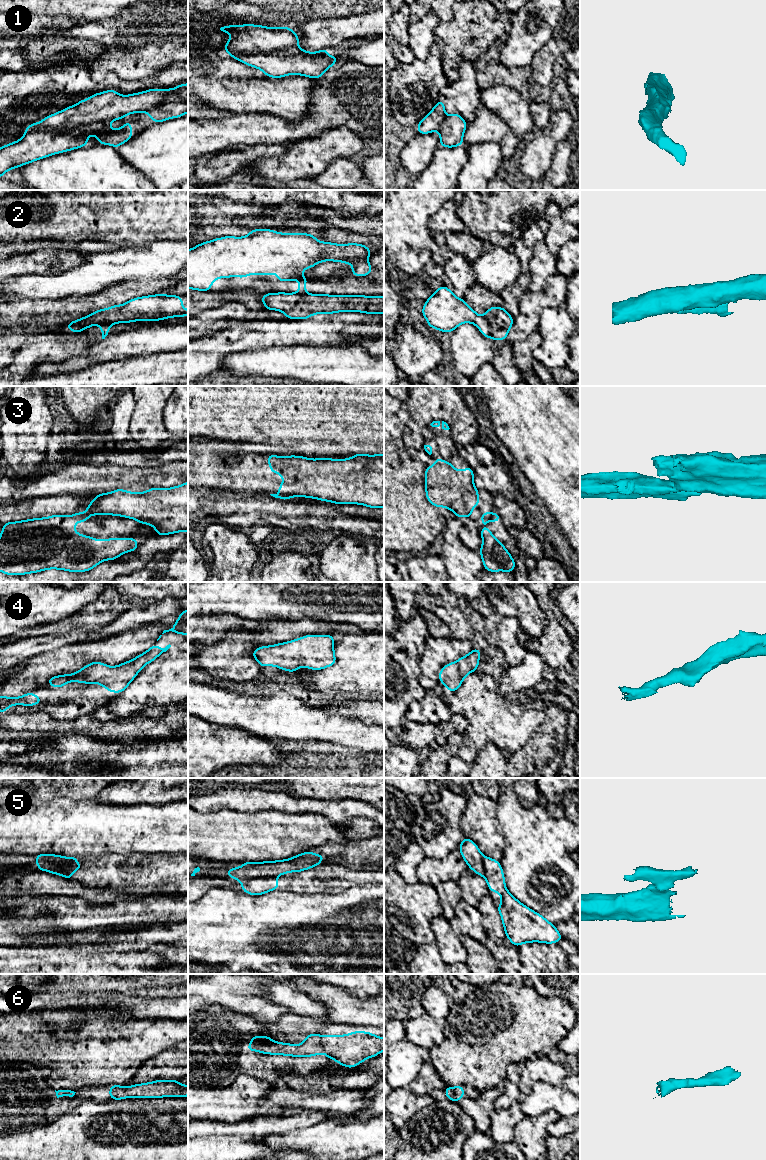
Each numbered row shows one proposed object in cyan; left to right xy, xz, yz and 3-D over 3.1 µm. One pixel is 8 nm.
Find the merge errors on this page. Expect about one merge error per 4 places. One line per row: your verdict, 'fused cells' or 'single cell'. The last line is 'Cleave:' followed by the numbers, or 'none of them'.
1: fused cells
2: fused cells
3: fused cells
4: single cell
5: fused cells
6: single cell
Cleave: 1, 2, 3, 5

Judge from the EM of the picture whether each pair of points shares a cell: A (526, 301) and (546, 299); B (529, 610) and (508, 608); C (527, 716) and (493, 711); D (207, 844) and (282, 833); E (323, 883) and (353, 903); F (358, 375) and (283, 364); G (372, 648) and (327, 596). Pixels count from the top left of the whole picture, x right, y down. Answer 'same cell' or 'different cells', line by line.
A: same cell
B: same cell
C: same cell
D: same cell
E: different cells
F: same cell
G: different cells

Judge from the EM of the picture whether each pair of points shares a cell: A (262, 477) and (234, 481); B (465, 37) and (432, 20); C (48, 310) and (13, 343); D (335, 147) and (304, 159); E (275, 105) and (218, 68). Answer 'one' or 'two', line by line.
A: one
B: two
C: one
D: one
E: one

